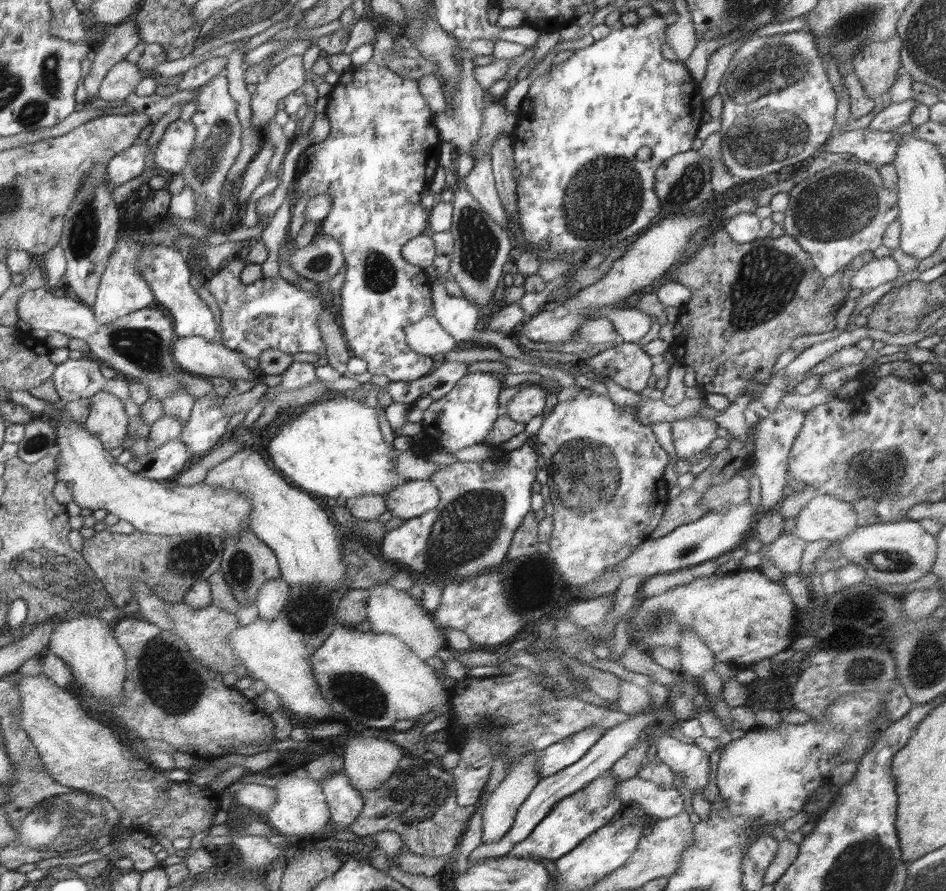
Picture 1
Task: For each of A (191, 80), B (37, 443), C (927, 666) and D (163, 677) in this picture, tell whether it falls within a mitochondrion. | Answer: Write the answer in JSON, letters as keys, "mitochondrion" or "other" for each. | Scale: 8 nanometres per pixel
{"A":"other","B":"mitochondrion","C":"mitochondrion","D":"mitochondrion"}

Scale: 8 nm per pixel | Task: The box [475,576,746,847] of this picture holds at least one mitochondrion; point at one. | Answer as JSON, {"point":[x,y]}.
{"point":[659,620]}

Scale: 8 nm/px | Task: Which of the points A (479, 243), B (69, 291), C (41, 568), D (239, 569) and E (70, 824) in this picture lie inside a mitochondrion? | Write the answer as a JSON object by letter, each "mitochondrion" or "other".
{"A":"mitochondrion","B":"other","C":"mitochondrion","D":"mitochondrion","E":"mitochondrion"}

